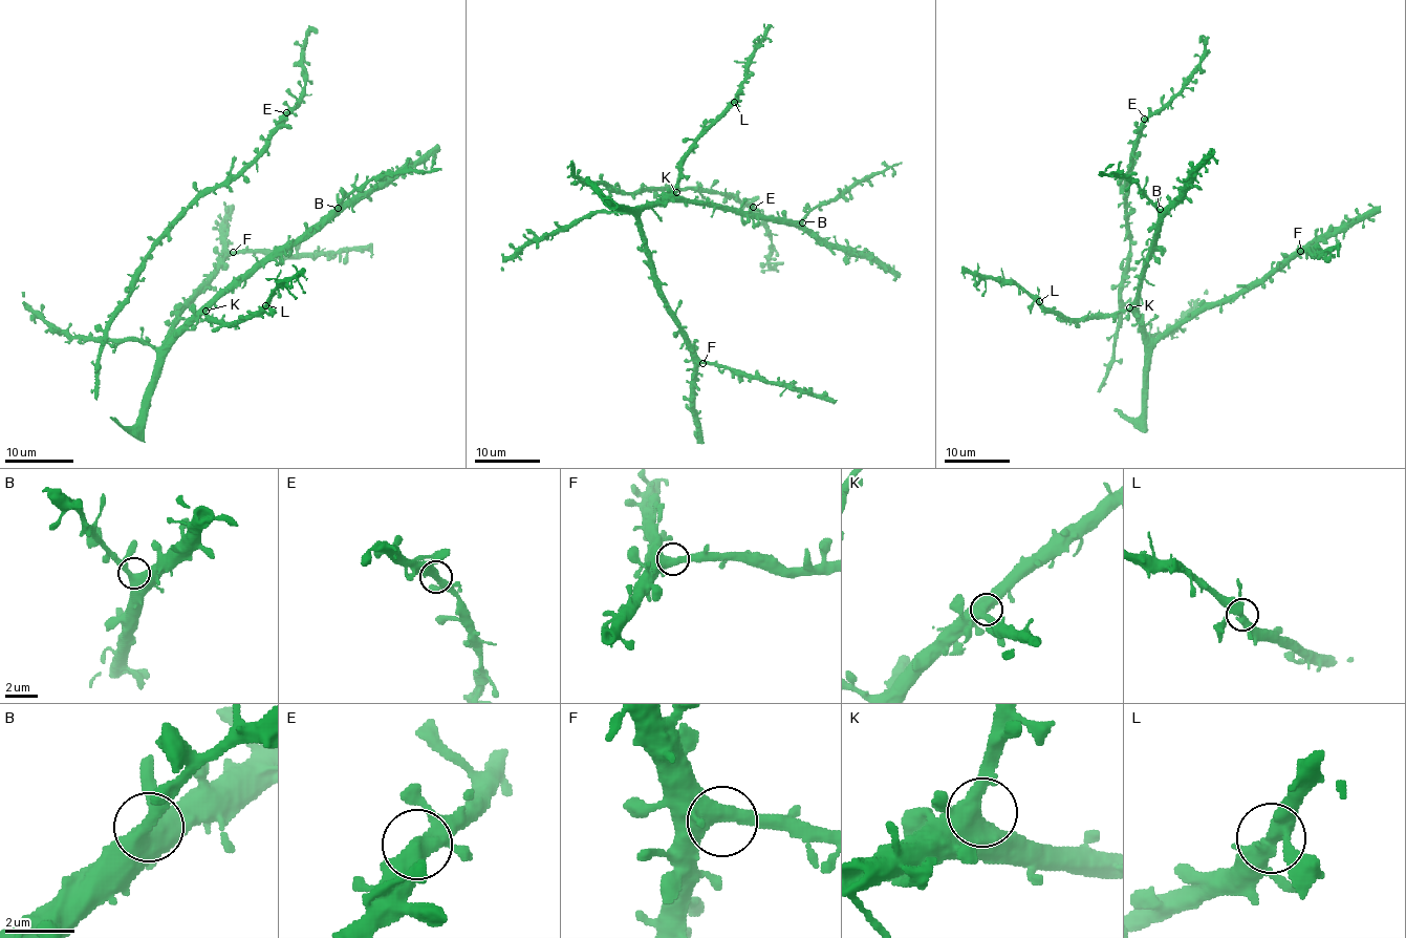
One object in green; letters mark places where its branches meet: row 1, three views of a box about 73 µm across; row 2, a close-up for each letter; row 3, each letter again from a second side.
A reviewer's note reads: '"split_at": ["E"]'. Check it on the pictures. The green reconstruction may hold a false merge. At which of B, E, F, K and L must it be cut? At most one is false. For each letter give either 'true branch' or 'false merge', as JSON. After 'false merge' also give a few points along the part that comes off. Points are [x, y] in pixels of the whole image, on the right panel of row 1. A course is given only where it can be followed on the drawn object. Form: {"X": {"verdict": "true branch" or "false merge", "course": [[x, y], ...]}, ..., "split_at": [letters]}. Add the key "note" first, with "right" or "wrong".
{"note": "wrong", "B": {"verdict": "true branch"}, "E": {"verdict": "true branch"}, "F": {"verdict": "true branch"}, "K": {"verdict": "true branch"}, "L": {"verdict": "true branch"}, "split_at": []}

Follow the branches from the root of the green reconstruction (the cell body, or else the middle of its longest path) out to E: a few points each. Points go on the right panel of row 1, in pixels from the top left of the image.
E: (1099, 392), (1114, 352), (1118, 296), (1129, 253), (1126, 172), (1144, 119)

